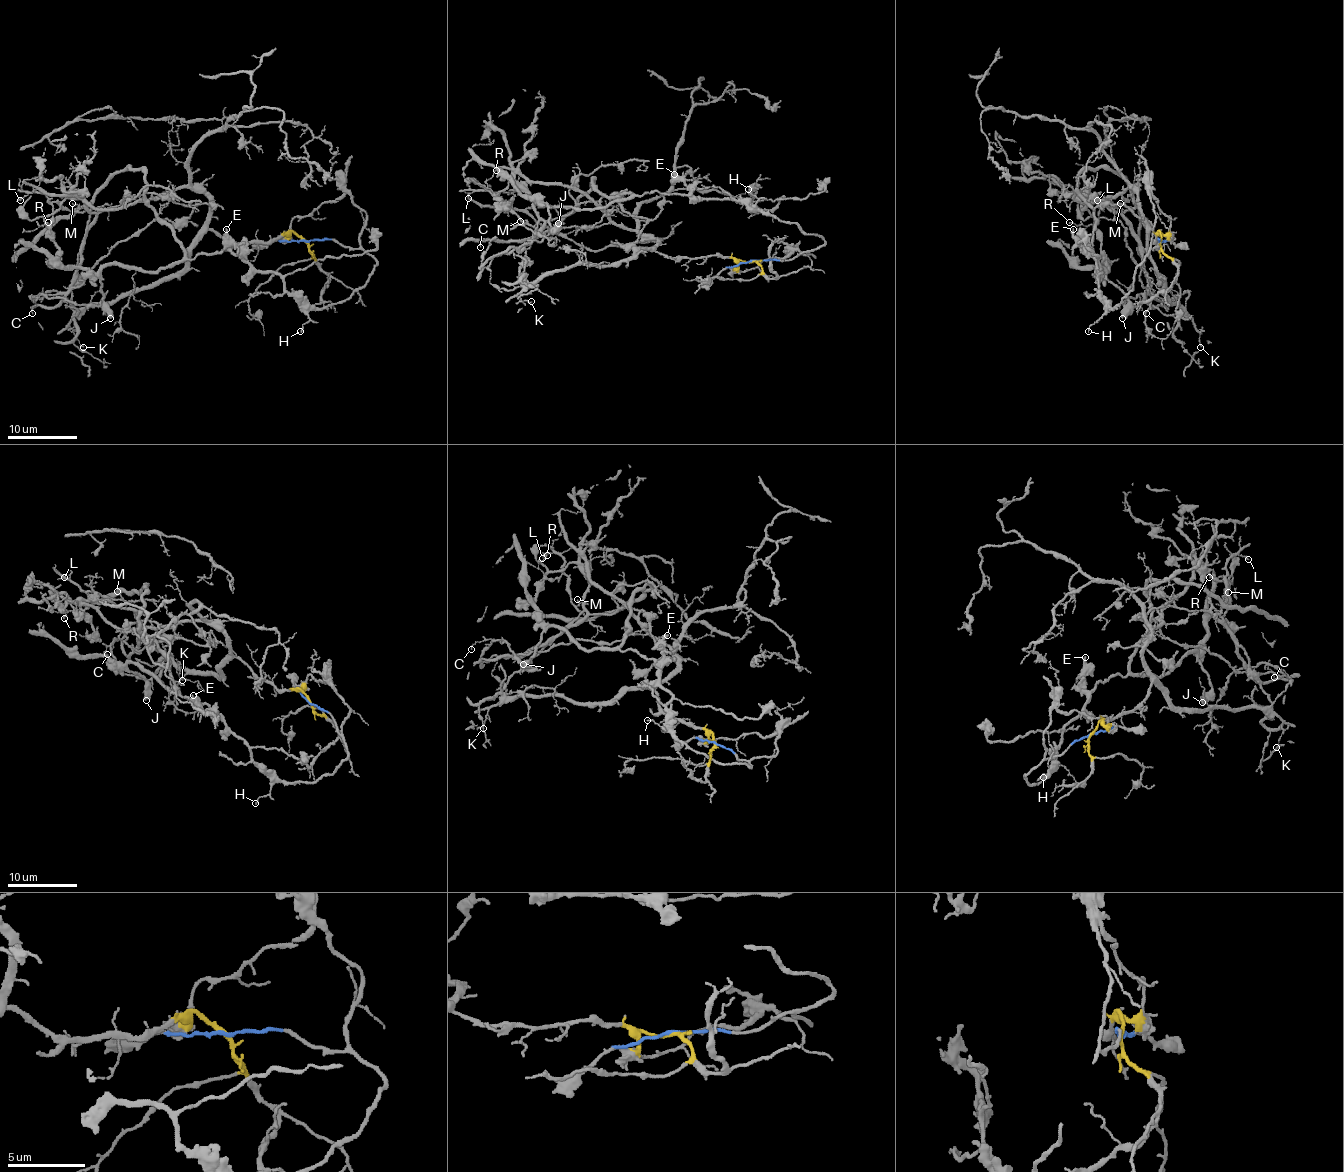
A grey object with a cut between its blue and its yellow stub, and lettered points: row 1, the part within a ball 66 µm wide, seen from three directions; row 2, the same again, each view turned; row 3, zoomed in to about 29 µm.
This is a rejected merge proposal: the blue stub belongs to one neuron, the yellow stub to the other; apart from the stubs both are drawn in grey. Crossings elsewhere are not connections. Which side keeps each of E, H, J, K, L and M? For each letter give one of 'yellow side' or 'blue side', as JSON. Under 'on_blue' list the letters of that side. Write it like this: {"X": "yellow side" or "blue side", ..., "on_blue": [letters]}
{"E": "blue side", "H": "blue side", "J": "blue side", "K": "yellow side", "L": "blue side", "M": "blue side", "on_blue": ["E", "H", "J", "L", "M"]}

